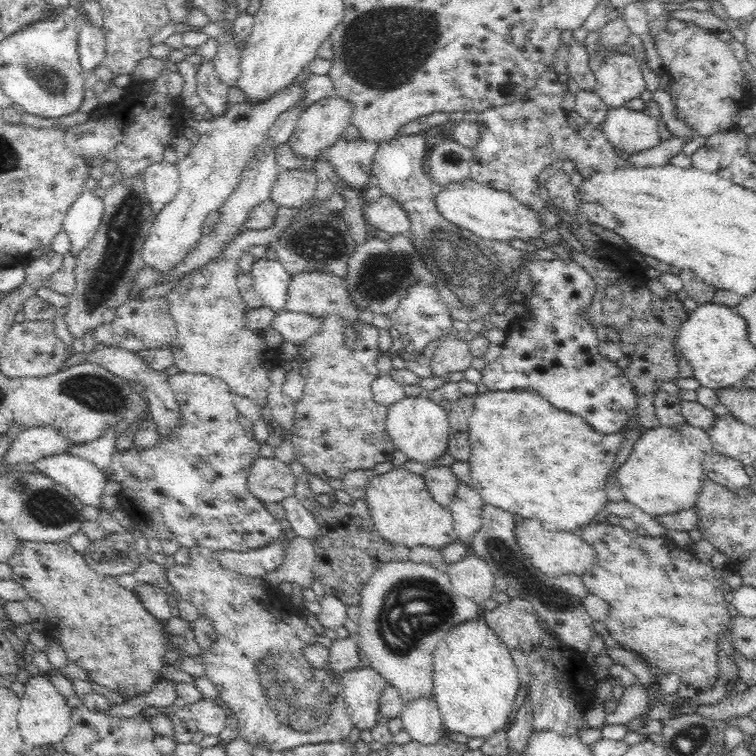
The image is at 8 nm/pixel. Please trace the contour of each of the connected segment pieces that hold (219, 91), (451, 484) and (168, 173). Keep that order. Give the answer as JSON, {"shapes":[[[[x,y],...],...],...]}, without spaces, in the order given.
{"shapes":[[[[204,60],[197,68],[196,82],[197,94],[214,117],[222,116],[232,106],[228,98],[228,86],[218,78],[213,63]]],[[[429,466],[423,474],[426,489],[442,507],[448,508],[456,492],[456,482],[460,476],[450,471],[448,466]]],[[[166,159],[155,162],[146,168],[143,173],[144,191],[150,201],[150,210],[156,216],[164,204],[168,204],[174,198],[180,188],[179,171],[177,165],[168,163]]]]}

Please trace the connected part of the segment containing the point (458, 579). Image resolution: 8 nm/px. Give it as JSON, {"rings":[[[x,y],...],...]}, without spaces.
{"rings":[[[469,554],[464,560],[449,565],[446,573],[454,593],[468,597],[478,605],[492,598],[495,574],[484,559]]]}

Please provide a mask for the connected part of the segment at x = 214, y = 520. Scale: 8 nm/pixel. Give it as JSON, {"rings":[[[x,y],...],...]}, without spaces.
{"rings":[[[180,372],[170,376],[168,380],[171,392],[174,394],[178,409],[180,410],[180,427],[169,433],[169,436],[164,441],[157,441],[154,446],[137,449],[132,444],[126,450],[120,450],[117,446],[114,447],[114,453],[111,456],[111,462],[104,472],[107,480],[118,482],[121,486],[118,496],[120,498],[121,509],[128,514],[134,524],[146,525],[154,532],[158,540],[162,539],[167,543],[174,543],[177,547],[194,548],[202,547],[210,550],[232,550],[234,552],[246,552],[249,550],[258,550],[272,544],[282,535],[282,526],[279,520],[274,518],[266,509],[265,503],[249,490],[248,477],[250,475],[250,466],[256,459],[260,457],[259,442],[250,440],[246,434],[246,429],[237,422],[239,412],[233,404],[233,393],[230,388],[216,376],[208,374],[191,374]]]}

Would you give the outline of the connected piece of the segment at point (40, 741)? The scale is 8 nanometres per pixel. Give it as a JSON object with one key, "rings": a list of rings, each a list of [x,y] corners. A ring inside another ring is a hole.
{"rings":[[[38,674],[31,676],[28,681],[24,683],[24,692],[20,696],[21,705],[19,713],[17,714],[17,721],[19,722],[19,731],[24,742],[31,743],[35,748],[44,746],[44,744],[56,744],[68,734],[71,728],[71,710],[66,702],[64,696],[52,685],[49,677],[46,675]]]}

